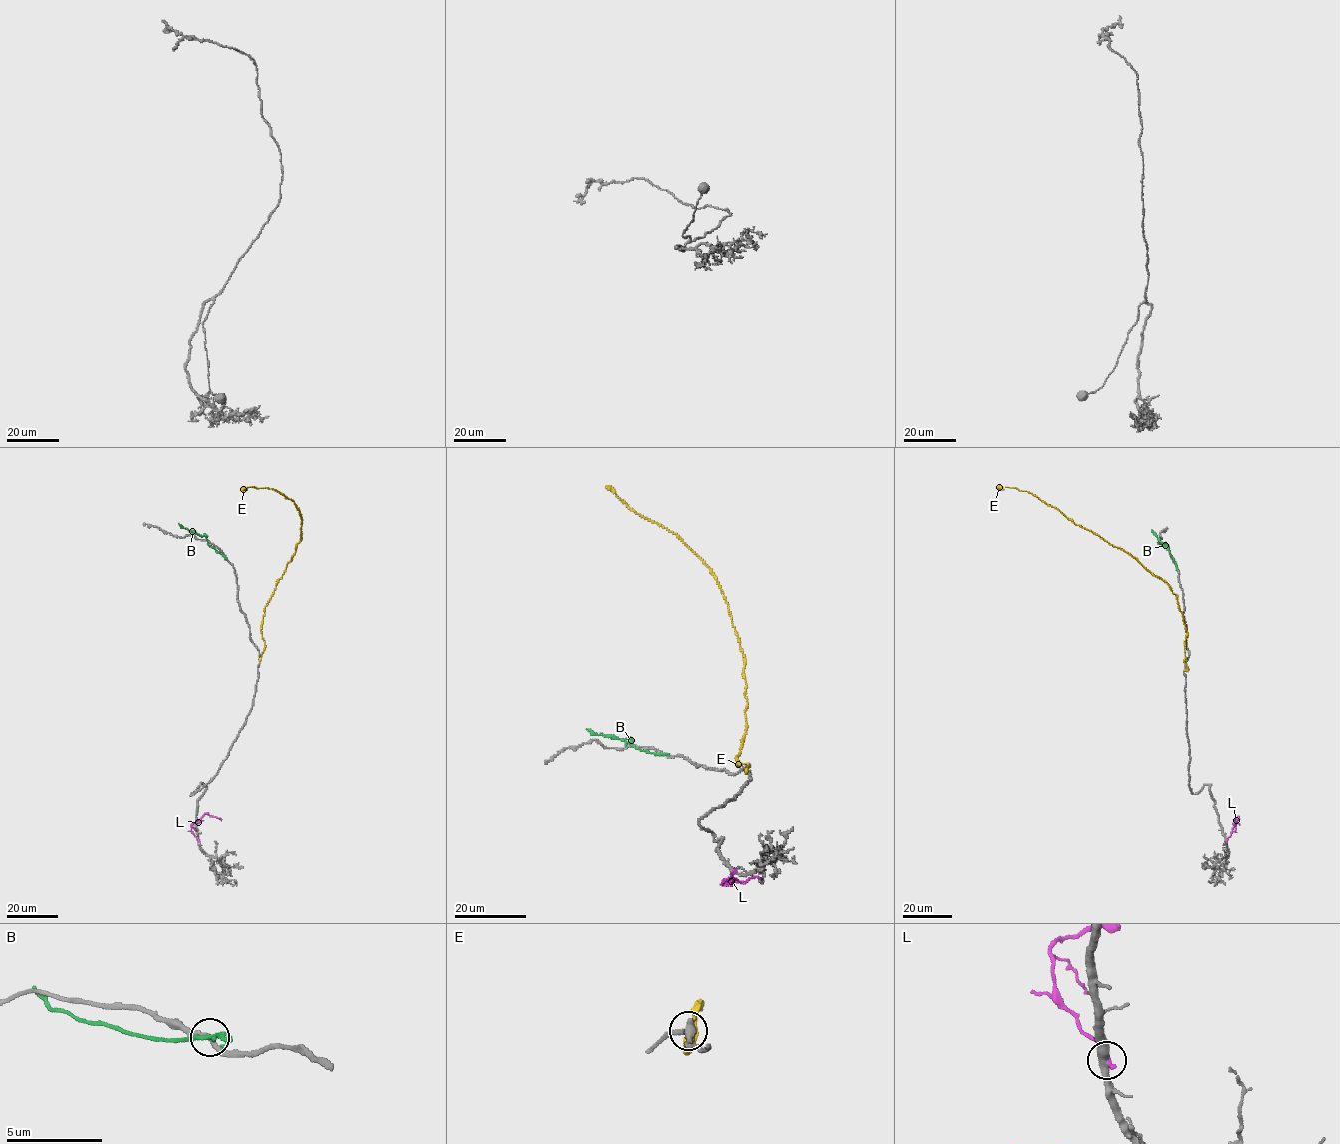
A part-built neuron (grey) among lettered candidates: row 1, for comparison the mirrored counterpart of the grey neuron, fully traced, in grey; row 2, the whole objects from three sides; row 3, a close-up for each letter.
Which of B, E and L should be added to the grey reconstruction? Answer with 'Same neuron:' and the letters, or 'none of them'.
Same neuron: none of them

